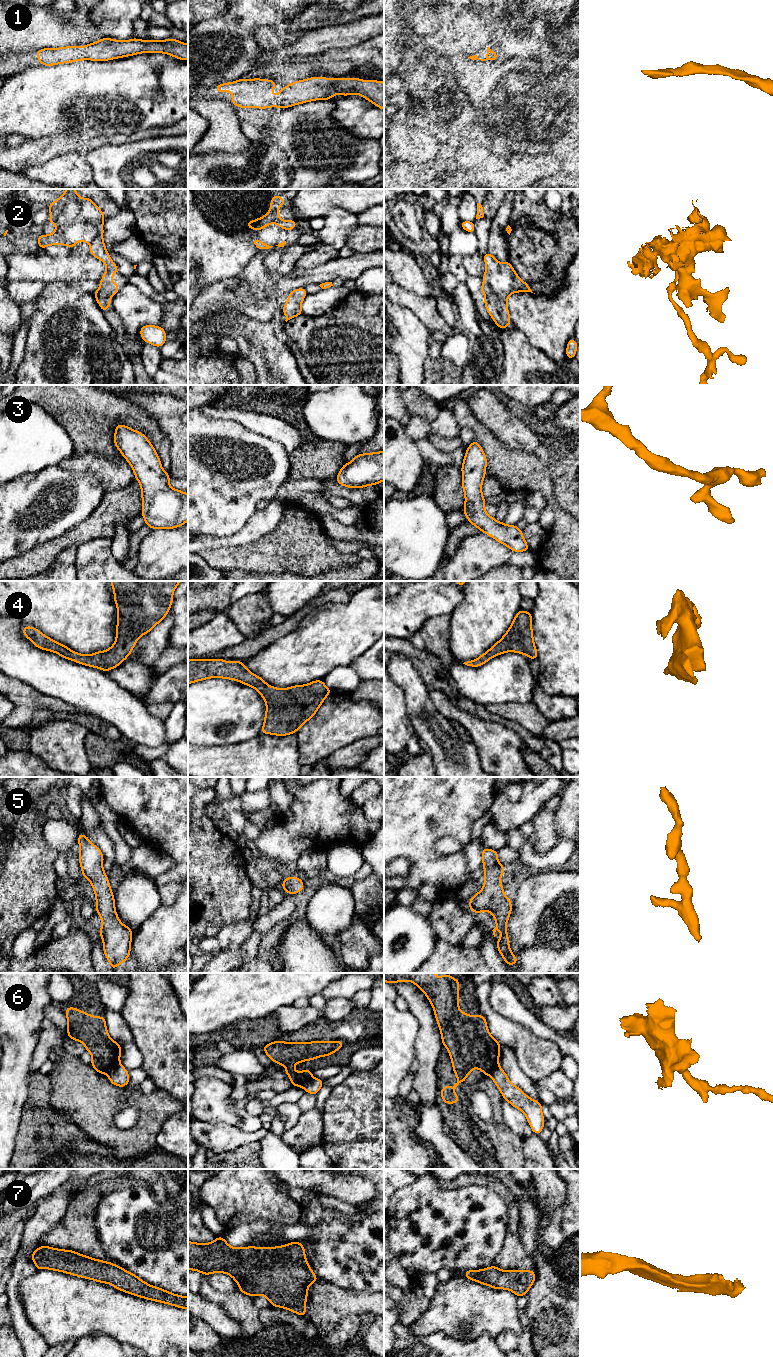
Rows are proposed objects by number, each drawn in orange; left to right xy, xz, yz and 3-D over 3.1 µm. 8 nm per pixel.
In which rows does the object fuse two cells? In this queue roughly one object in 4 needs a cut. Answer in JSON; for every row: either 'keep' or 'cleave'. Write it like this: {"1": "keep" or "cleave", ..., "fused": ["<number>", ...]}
{"1": "keep", "2": "keep", "3": "keep", "4": "keep", "5": "keep", "6": "cleave", "7": "keep", "fused": ["6"]}

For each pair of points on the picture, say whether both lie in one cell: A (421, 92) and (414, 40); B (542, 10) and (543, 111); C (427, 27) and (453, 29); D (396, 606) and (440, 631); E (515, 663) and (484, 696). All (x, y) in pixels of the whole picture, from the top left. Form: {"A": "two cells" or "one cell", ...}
{"A": "two cells", "B": "two cells", "C": "two cells", "D": "two cells", "E": "one cell"}

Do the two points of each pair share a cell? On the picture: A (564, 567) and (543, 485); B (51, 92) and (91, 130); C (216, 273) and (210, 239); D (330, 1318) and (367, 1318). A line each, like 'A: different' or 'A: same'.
A: same
B: same
C: same
D: different

